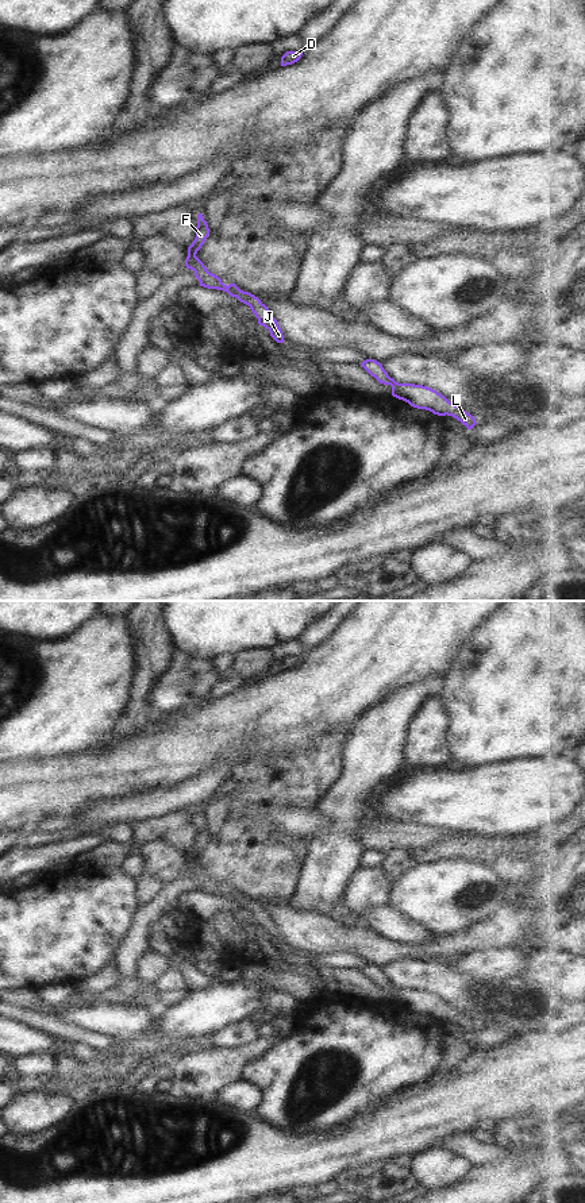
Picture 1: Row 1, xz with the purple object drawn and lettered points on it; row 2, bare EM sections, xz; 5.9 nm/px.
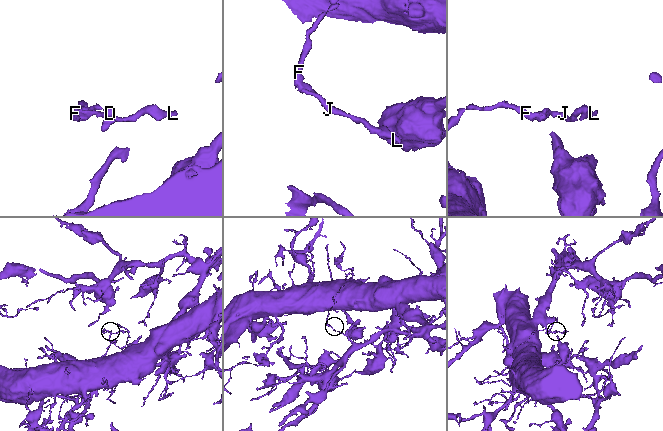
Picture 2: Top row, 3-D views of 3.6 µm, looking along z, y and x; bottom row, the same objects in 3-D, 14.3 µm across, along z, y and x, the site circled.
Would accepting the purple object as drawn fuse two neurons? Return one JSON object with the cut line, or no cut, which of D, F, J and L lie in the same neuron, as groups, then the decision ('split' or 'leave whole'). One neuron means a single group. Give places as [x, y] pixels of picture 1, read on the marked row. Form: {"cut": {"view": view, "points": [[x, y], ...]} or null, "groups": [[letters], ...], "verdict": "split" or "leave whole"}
{"cut": null, "groups": [["D", "F", "J", "L"]], "verdict": "leave whole"}

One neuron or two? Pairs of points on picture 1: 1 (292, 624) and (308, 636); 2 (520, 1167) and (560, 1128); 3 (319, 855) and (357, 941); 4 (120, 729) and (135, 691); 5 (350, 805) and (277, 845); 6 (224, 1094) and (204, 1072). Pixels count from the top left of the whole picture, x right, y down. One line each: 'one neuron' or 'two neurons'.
1: two neurons
2: two neurons
3: two neurons
4: one neuron
5: two neurons
6: two neurons

